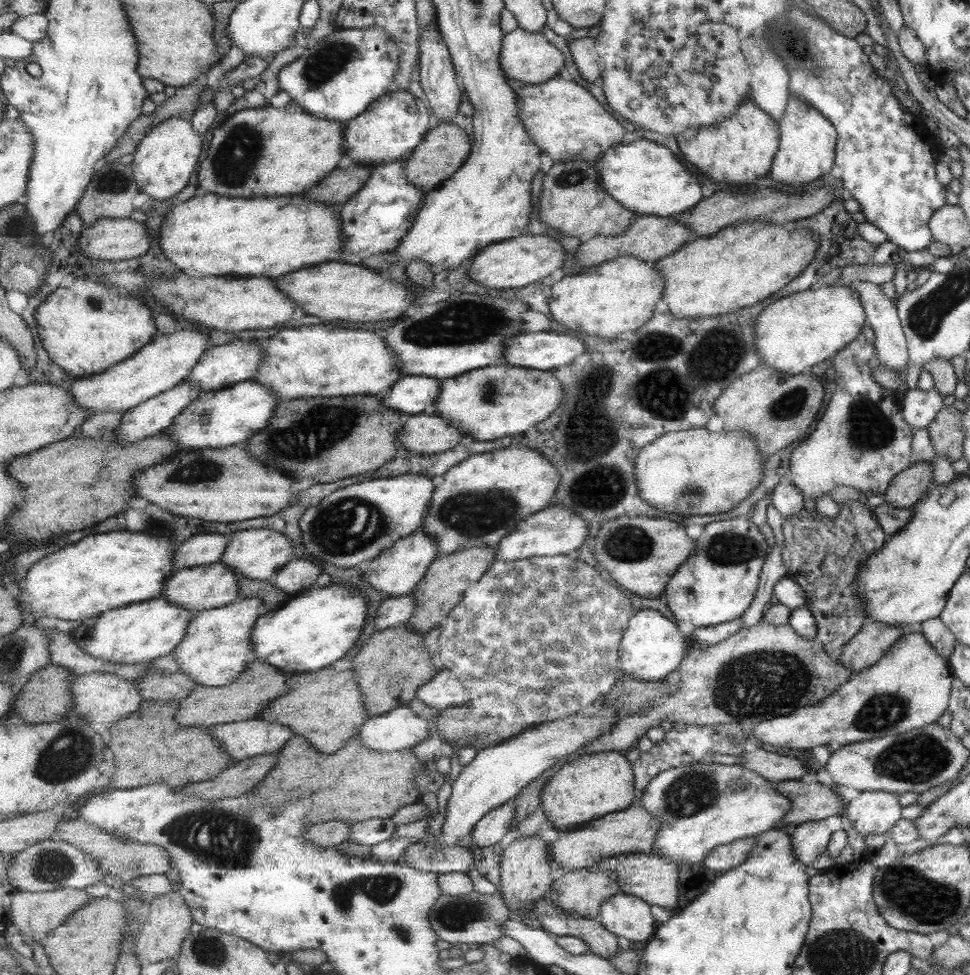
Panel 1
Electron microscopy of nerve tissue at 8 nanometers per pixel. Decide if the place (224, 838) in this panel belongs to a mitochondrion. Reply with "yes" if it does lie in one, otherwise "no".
yes

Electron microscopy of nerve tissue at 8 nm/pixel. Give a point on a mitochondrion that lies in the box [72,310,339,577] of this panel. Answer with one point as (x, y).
(194, 469)

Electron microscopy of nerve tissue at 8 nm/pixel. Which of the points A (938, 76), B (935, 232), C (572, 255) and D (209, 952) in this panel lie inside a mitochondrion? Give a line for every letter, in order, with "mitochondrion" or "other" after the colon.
A: other
B: other
C: other
D: mitochondrion

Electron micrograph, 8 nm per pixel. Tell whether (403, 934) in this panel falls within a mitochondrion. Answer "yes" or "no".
yes

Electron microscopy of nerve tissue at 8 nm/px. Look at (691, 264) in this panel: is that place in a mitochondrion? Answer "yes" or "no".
no

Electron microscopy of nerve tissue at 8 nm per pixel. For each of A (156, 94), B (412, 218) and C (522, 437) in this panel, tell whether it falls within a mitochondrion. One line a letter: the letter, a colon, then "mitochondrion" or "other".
A: other
B: other
C: other

